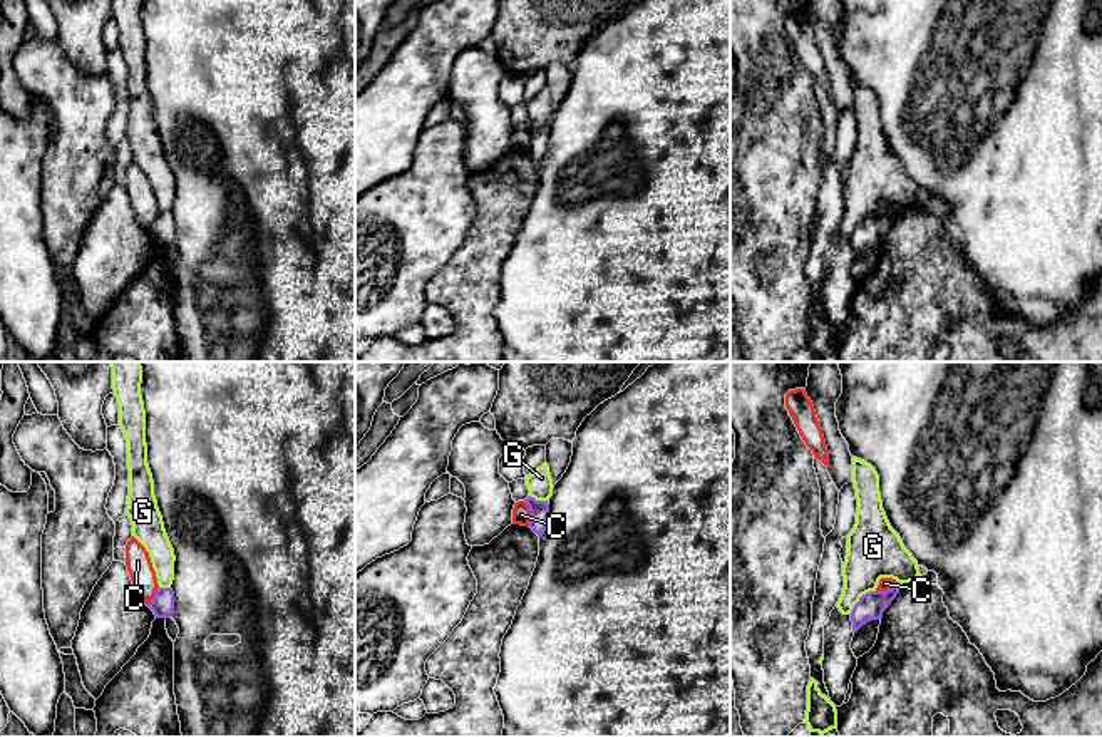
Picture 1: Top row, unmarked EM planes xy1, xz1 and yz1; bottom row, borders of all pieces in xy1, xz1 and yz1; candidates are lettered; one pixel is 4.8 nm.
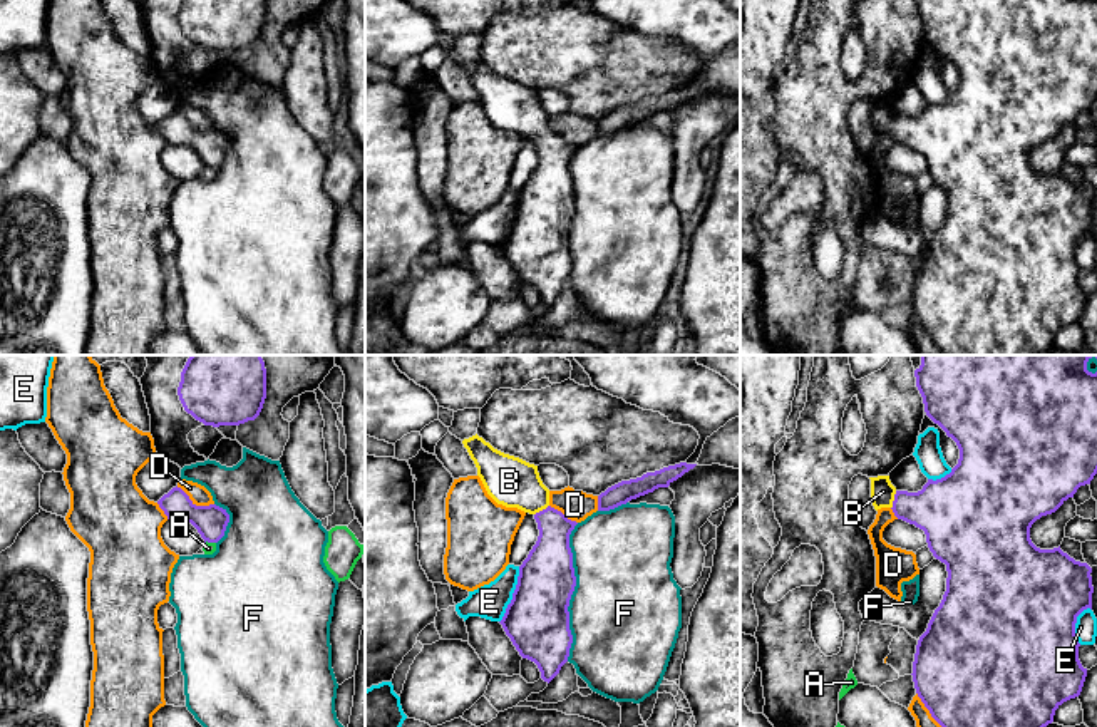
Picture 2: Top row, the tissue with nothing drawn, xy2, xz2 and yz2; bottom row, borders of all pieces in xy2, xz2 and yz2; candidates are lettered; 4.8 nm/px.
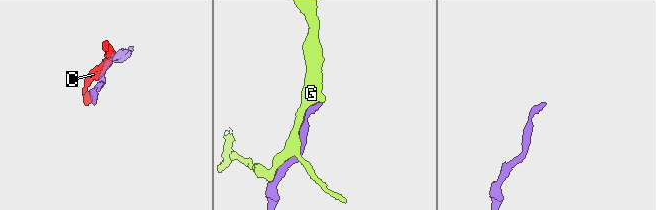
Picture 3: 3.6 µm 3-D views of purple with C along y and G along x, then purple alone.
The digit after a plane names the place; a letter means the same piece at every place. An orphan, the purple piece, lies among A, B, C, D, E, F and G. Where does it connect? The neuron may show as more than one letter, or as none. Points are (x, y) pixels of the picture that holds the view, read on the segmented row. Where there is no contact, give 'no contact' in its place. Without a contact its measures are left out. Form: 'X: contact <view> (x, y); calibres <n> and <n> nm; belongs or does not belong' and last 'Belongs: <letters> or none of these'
A: contact xy2 (210, 541); calibres 150 and 60 nm; does not belong
B: contact yz2 (895, 500); calibres 300 and 110 nm; belongs
C: contact xz1 (531, 513); calibres 100 and 90 nm; does not belong
D: contact xy2 (195, 505); calibres 150 and 90 nm; does not belong
E: contact xz2 (513, 595); calibres 320 and 170 nm; does not belong
F: contact xz2 (573, 590); calibres 320 and 500 nm; does not belong
G: contact yz1 (859, 598); calibres 130 and 280 nm; does not belong
Belongs: B

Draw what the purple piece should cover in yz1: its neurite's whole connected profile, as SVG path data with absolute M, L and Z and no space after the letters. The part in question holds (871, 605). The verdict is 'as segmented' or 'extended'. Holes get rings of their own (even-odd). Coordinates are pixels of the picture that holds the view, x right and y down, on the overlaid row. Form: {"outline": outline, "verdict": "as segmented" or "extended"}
{"outline": "M894 583L888 591L869 591L863 595L851 611L852 631L856 633L871 620L883 618L883 611L891 605L899 590L901 583Z", "verdict": "as segmented"}

